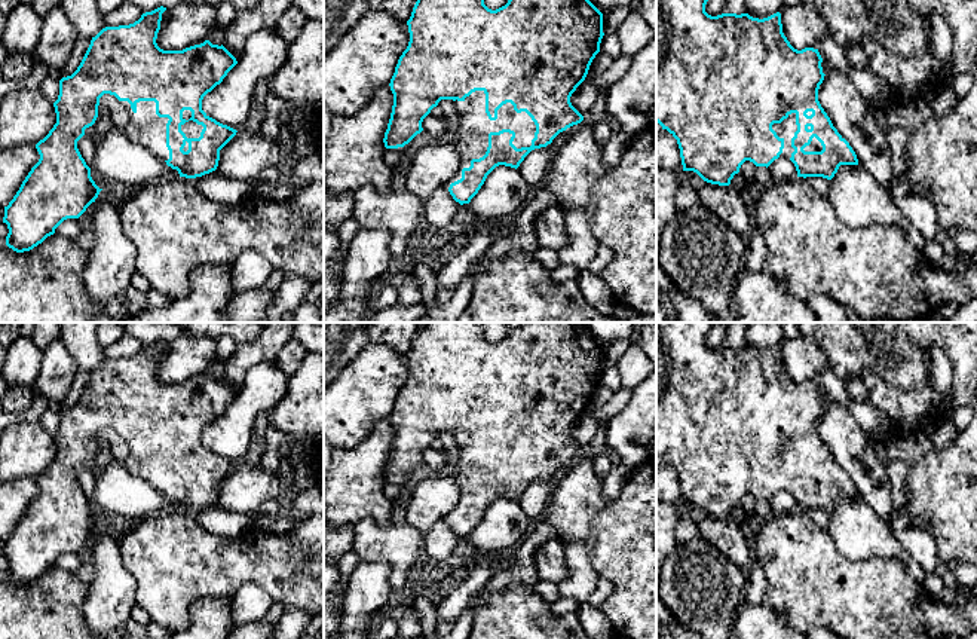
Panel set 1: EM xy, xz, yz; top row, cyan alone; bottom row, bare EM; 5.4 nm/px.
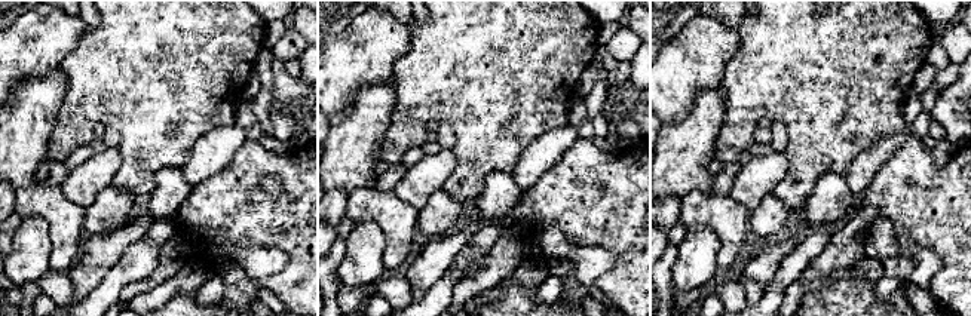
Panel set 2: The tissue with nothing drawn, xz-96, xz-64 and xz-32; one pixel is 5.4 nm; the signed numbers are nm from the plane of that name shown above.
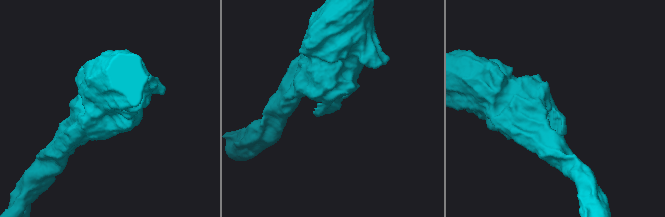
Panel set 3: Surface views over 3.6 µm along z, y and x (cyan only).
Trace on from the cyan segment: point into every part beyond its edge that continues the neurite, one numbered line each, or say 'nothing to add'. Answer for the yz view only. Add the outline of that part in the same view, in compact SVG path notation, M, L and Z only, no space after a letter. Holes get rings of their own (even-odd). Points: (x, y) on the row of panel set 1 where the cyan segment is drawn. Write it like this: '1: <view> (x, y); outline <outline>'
1: yz (786, 130); outline M796 113L788 114L787 119L784 119L781 123L774 123L772 129L777 132L780 138L784 140L784 149L780 158L791 158L791 153L794 149L791 147L791 138L794 137L794 132L797 131L796 125Z

